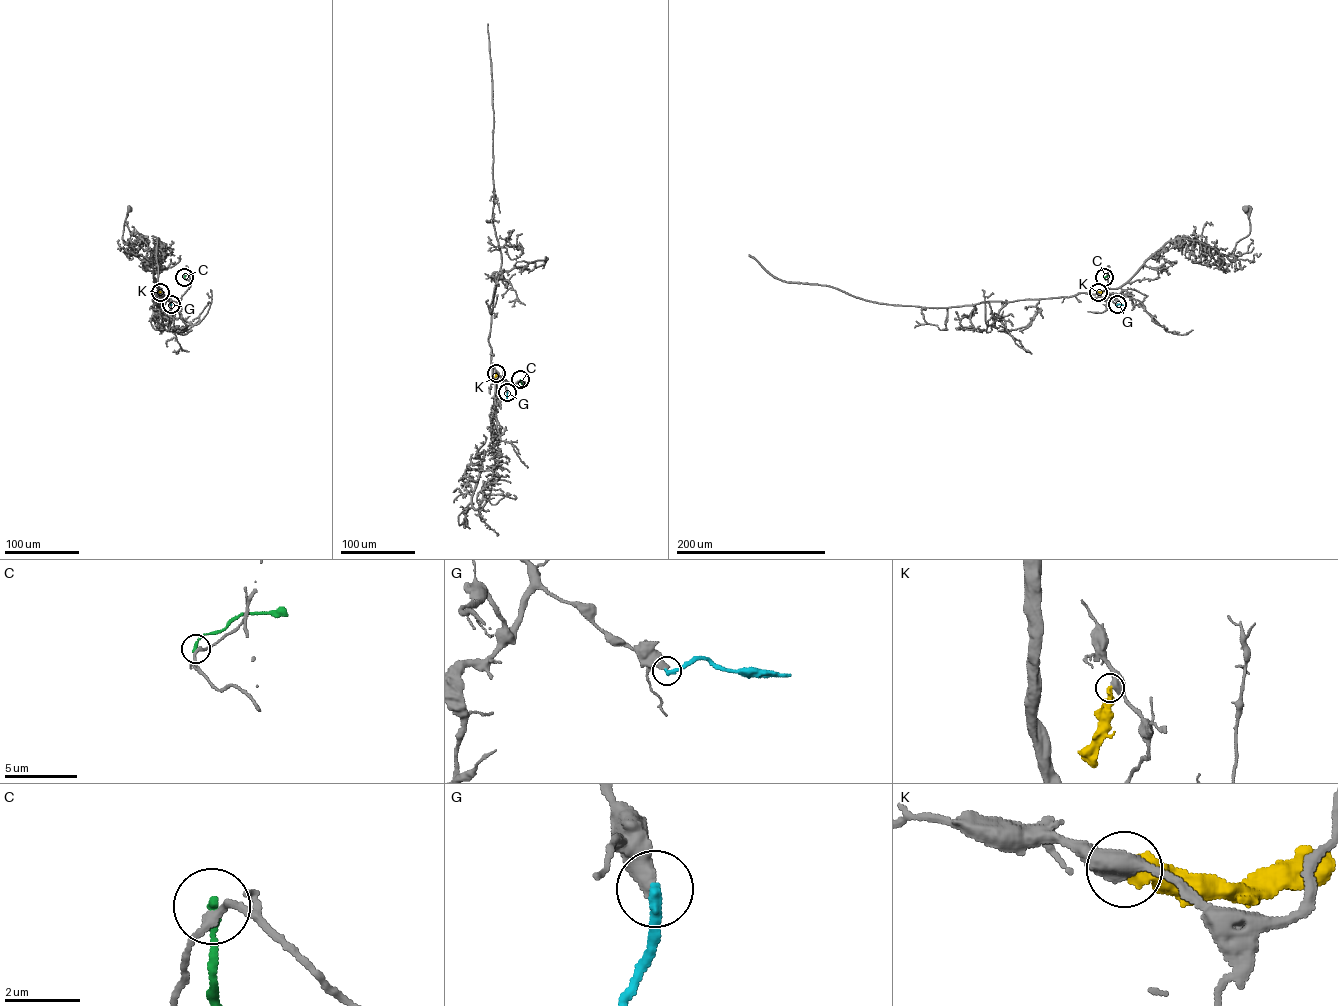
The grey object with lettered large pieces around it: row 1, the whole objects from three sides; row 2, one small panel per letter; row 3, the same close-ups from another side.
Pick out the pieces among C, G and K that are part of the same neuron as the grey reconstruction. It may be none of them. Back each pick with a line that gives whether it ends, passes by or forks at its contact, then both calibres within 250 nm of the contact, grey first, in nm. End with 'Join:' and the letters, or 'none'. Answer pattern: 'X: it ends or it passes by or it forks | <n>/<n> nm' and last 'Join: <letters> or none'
Join: none

